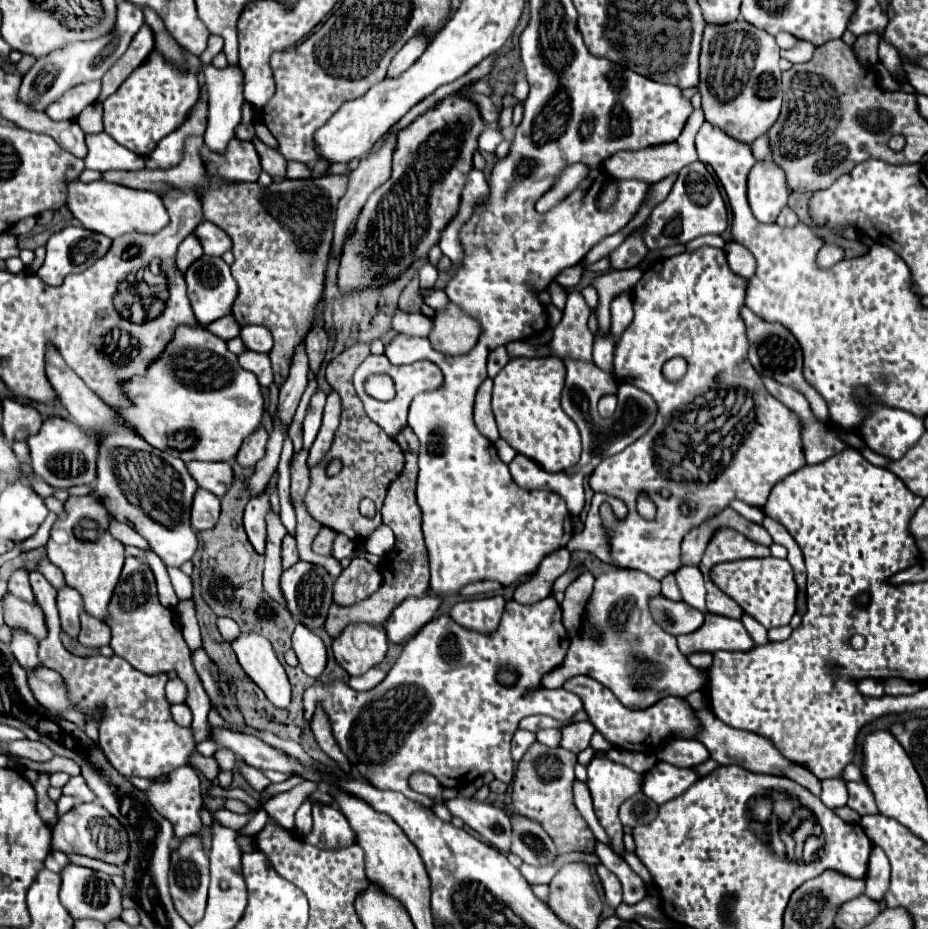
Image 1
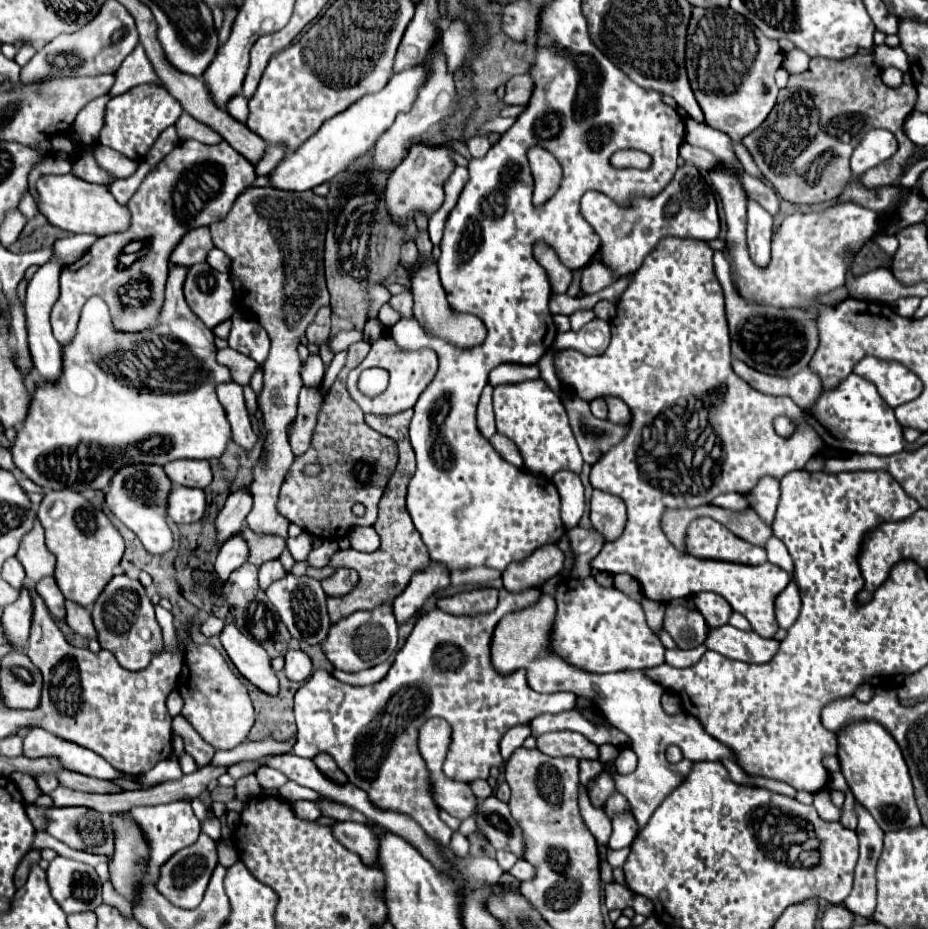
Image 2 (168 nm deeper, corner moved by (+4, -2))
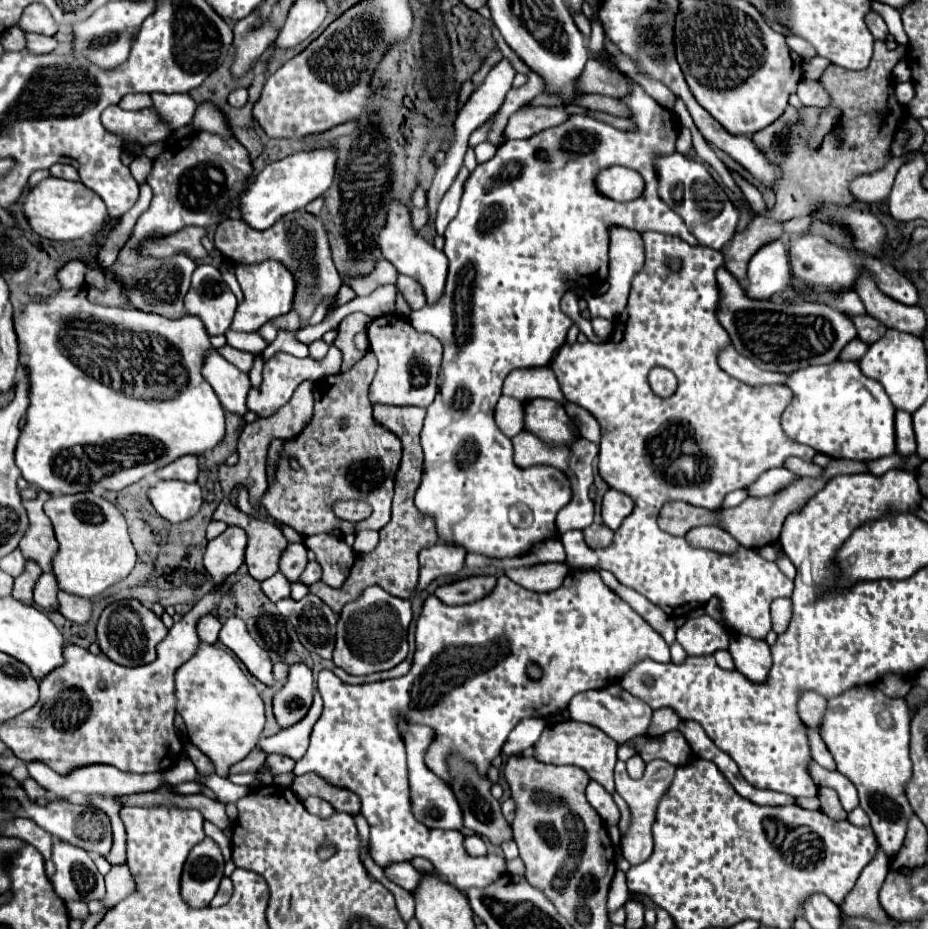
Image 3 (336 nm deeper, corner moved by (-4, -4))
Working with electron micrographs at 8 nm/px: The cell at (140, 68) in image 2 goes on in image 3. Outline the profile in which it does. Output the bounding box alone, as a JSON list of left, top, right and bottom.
[151,93,197,131]

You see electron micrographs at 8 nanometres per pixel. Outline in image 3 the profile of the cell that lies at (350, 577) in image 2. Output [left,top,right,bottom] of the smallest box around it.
[305,533,357,587]

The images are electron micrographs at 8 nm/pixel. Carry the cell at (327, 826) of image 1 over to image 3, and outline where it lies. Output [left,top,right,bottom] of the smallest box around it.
[385,863,421,893]

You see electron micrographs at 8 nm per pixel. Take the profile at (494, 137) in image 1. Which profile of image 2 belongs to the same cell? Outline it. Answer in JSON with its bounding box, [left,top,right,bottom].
[467,135,491,157]

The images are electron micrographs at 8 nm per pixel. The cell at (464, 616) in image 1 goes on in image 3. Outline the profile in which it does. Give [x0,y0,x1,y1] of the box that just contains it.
[435,575,497,605]

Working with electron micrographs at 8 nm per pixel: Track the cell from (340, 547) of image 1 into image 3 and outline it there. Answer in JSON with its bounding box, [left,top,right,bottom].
[299,561,321,585]

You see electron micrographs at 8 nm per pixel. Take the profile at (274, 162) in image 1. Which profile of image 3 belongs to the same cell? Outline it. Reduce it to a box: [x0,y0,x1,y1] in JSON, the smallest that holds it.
[191,103,231,137]

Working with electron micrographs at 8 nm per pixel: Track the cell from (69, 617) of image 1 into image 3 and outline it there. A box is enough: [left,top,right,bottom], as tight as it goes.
[33,573,57,611]

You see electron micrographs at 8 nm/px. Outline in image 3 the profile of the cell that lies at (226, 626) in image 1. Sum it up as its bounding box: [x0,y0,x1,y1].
[197,615,221,643]

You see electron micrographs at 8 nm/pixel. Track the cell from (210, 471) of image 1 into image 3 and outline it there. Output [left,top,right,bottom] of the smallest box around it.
[157,455,199,481]

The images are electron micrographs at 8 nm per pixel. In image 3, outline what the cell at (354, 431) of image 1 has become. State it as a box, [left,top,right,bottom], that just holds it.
[261,351,401,537]

